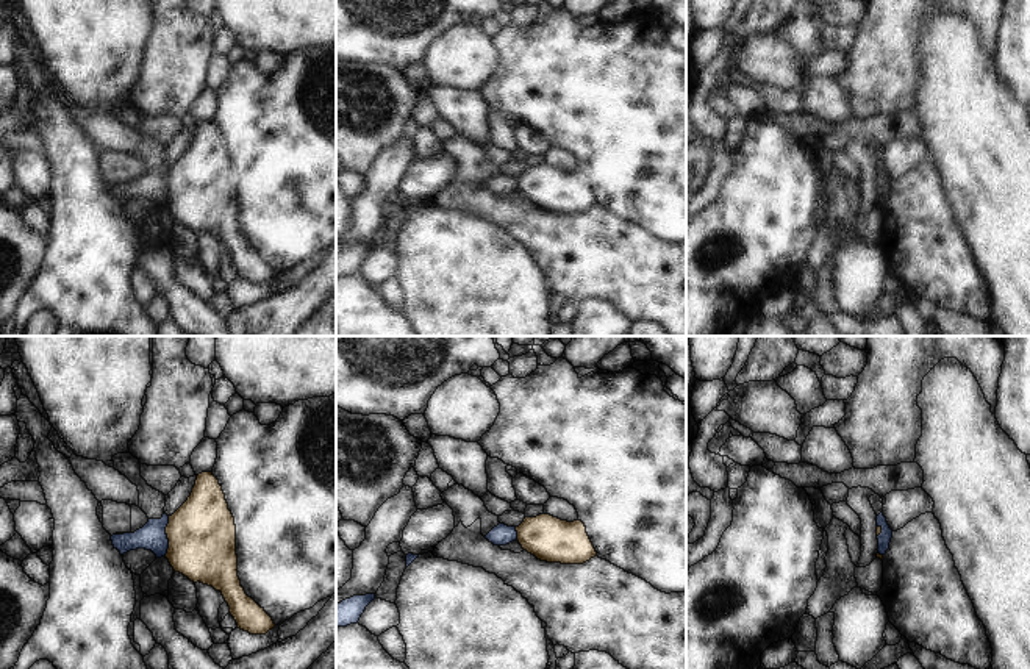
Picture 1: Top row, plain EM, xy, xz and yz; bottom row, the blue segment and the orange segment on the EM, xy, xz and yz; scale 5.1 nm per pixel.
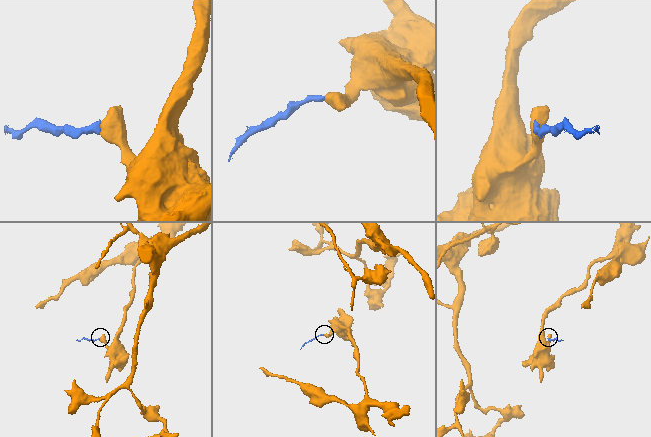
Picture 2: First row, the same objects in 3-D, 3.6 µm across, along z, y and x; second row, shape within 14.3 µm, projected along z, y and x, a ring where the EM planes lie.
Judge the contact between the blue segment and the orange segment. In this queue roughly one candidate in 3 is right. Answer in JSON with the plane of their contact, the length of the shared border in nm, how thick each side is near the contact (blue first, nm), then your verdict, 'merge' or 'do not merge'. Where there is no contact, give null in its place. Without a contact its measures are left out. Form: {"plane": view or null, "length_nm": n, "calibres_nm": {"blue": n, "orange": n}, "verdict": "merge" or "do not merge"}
{"plane": "xy", "length_nm": 200, "calibres_nm": {"blue": 140, "orange": 360}, "verdict": "do not merge"}

